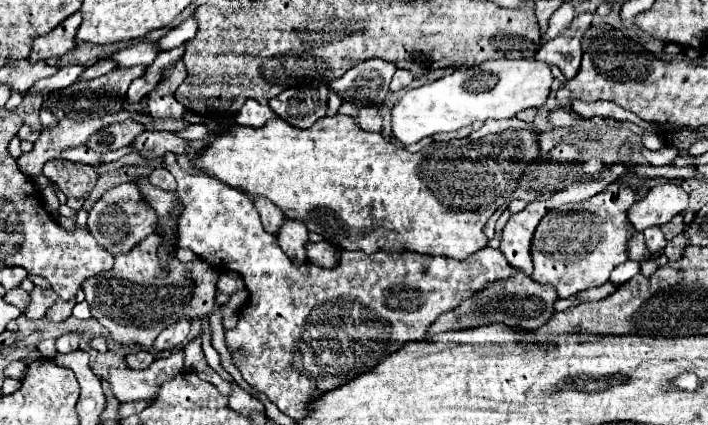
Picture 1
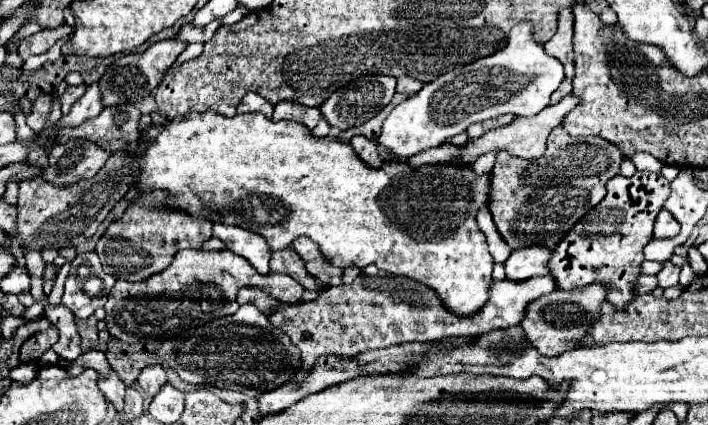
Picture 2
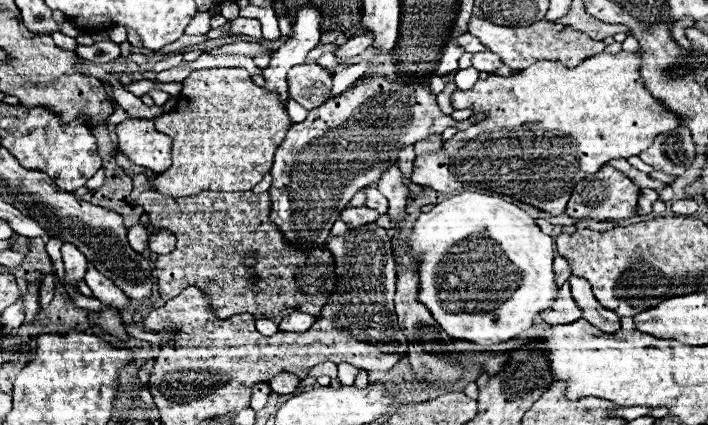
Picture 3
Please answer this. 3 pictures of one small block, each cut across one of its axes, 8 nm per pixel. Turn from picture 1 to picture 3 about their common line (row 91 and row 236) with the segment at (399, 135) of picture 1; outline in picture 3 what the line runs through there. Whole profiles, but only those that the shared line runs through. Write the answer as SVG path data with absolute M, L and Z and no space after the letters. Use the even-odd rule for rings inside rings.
M462 192L458 196L452 196L450 200L444 200L442 204L436 204L432 212L420 214L420 218L414 224L414 232L408 236L408 244L410 244L408 254L418 260L418 270L420 270L420 294L418 294L418 298L422 298L422 302L426 302L426 306L430 306L430 312L434 316L434 320L442 326L442 330L448 332L450 338L468 340L468 342L474 342L474 344L484 346L484 348L500 344L500 342L508 342L512 338L518 338L524 330L528 330L534 324L534 316L548 310L556 302L558 286L556 286L556 274L554 274L554 240L550 236L546 236L536 226L532 216L528 216L516 204L506 202L500 194Z

